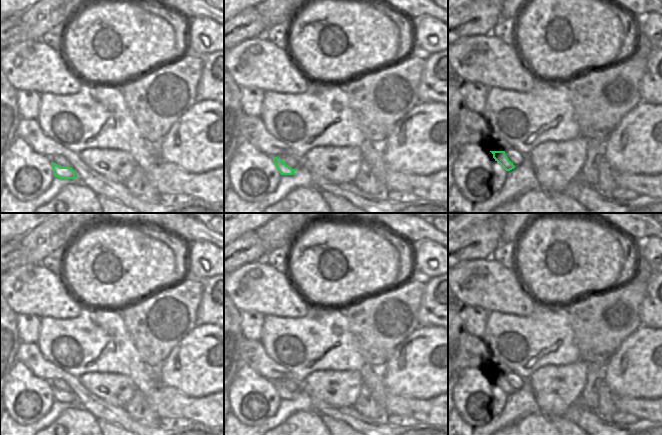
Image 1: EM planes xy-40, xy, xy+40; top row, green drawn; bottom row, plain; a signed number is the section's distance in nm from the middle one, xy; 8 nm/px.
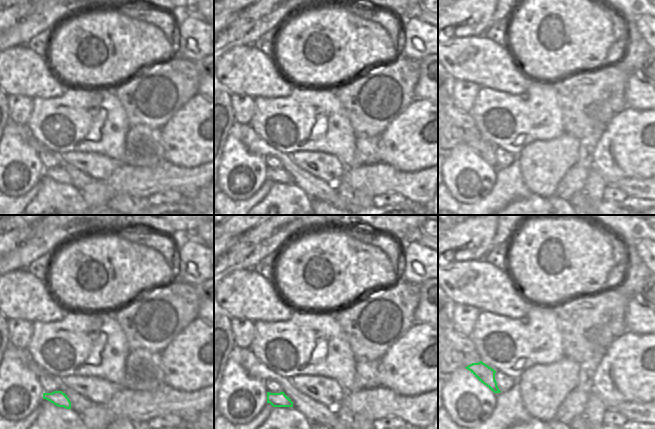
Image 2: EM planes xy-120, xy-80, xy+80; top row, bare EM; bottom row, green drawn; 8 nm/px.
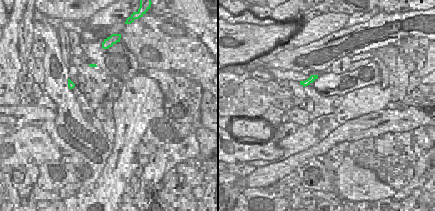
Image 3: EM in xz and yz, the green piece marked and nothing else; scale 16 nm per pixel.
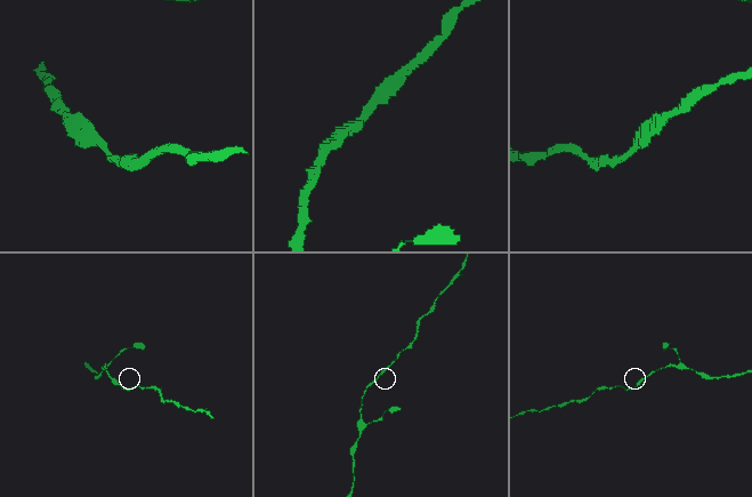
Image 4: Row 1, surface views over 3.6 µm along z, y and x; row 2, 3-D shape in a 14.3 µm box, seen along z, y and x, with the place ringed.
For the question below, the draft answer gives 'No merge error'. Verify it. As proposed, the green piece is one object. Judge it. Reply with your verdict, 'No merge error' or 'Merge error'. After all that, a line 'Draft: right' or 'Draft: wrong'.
No merge error
Draft: right

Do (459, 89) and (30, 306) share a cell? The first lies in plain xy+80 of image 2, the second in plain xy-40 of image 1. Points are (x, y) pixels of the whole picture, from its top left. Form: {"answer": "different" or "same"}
{"answer": "different"}

